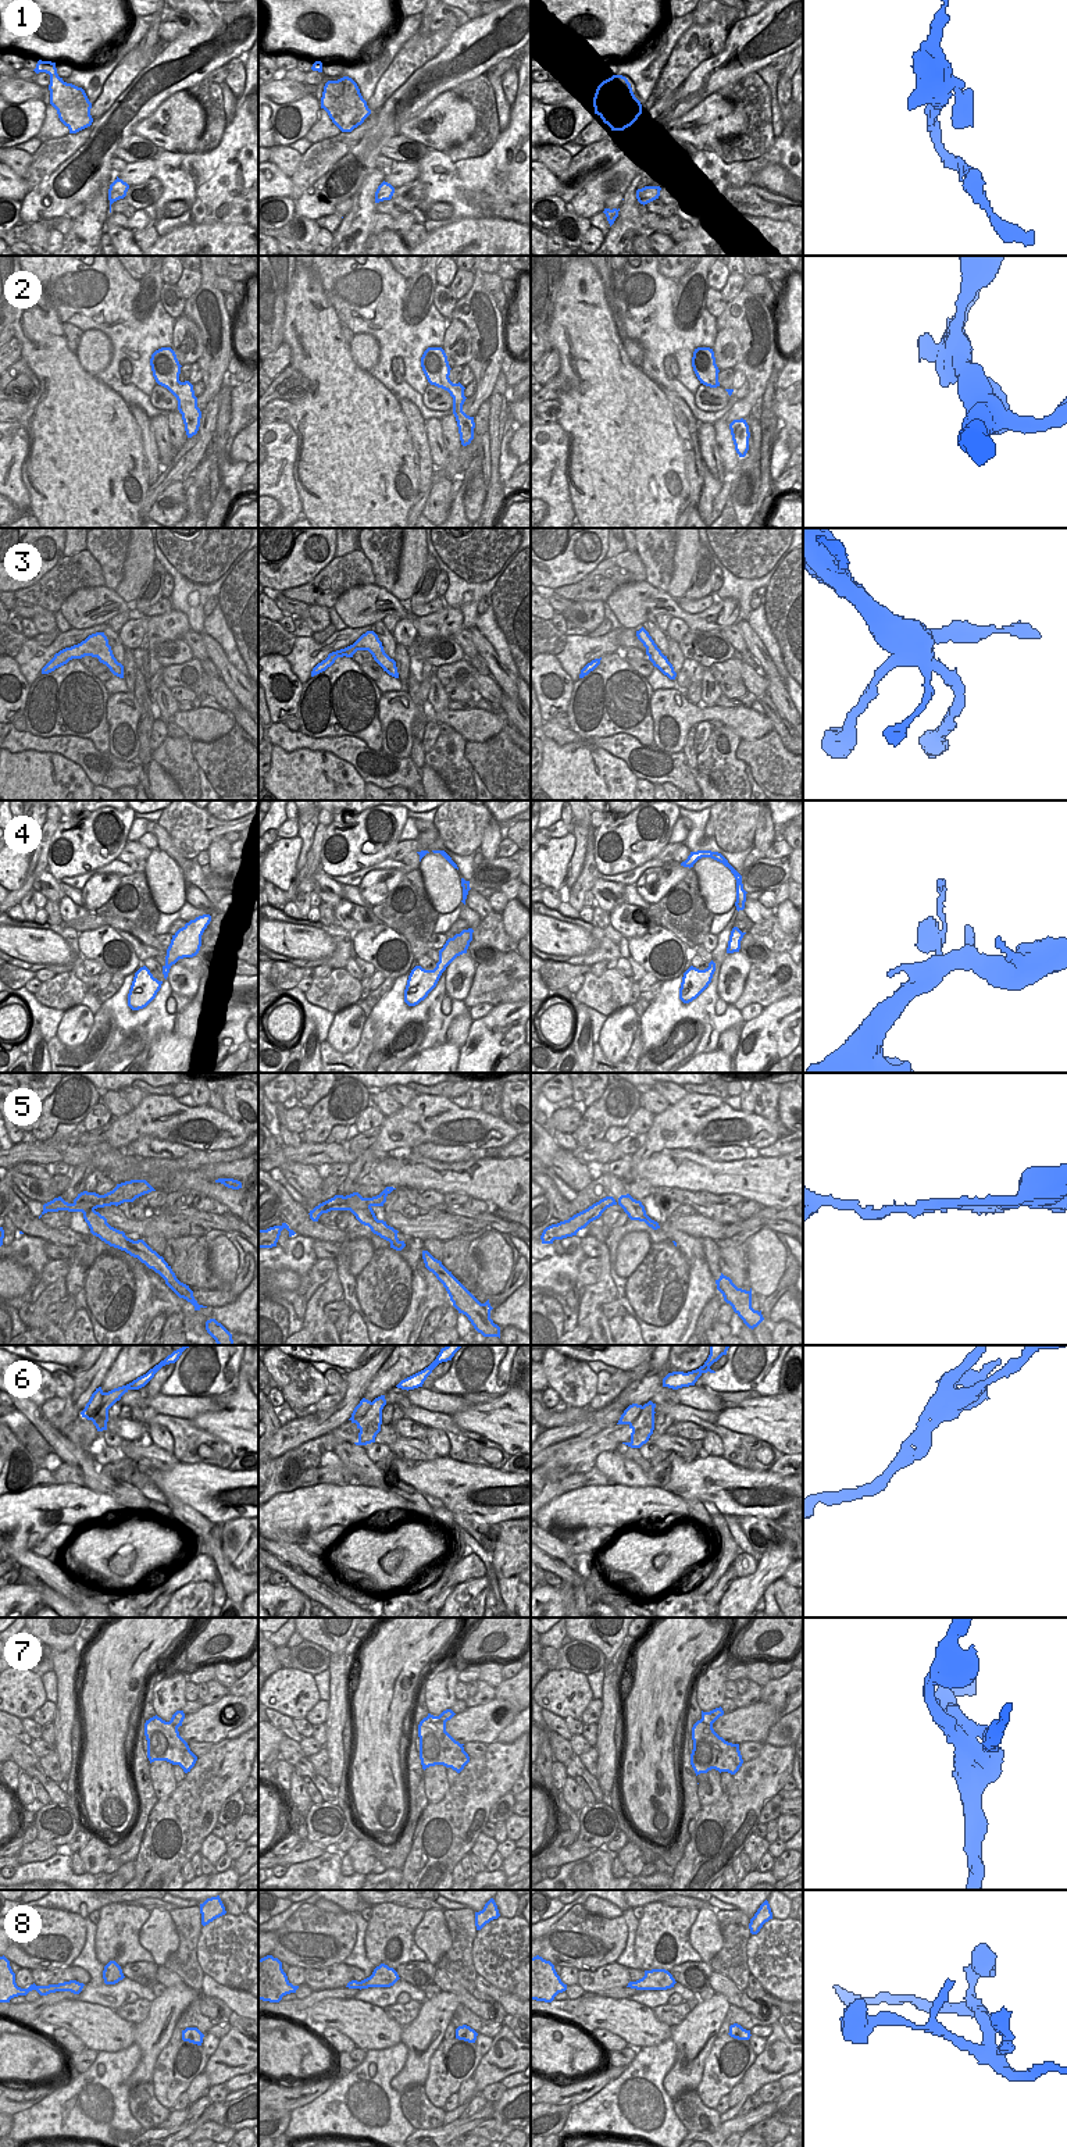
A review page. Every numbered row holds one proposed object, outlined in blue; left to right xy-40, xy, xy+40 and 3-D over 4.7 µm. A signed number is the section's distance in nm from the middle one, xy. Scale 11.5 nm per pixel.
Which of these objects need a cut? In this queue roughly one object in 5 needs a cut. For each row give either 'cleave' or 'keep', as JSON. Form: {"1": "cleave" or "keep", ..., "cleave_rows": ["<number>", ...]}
{"1": "keep", "2": "keep", "3": "keep", "4": "keep", "5": "cleave", "6": "cleave", "7": "cleave", "8": "keep", "cleave_rows": ["5", "6", "7"]}

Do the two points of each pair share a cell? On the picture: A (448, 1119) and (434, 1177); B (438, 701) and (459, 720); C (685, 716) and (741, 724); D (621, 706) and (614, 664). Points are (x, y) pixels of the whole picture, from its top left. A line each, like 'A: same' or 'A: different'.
A: different
B: different
C: same
D: same

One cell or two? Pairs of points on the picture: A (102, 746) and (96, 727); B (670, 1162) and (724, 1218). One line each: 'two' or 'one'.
A: one
B: two

